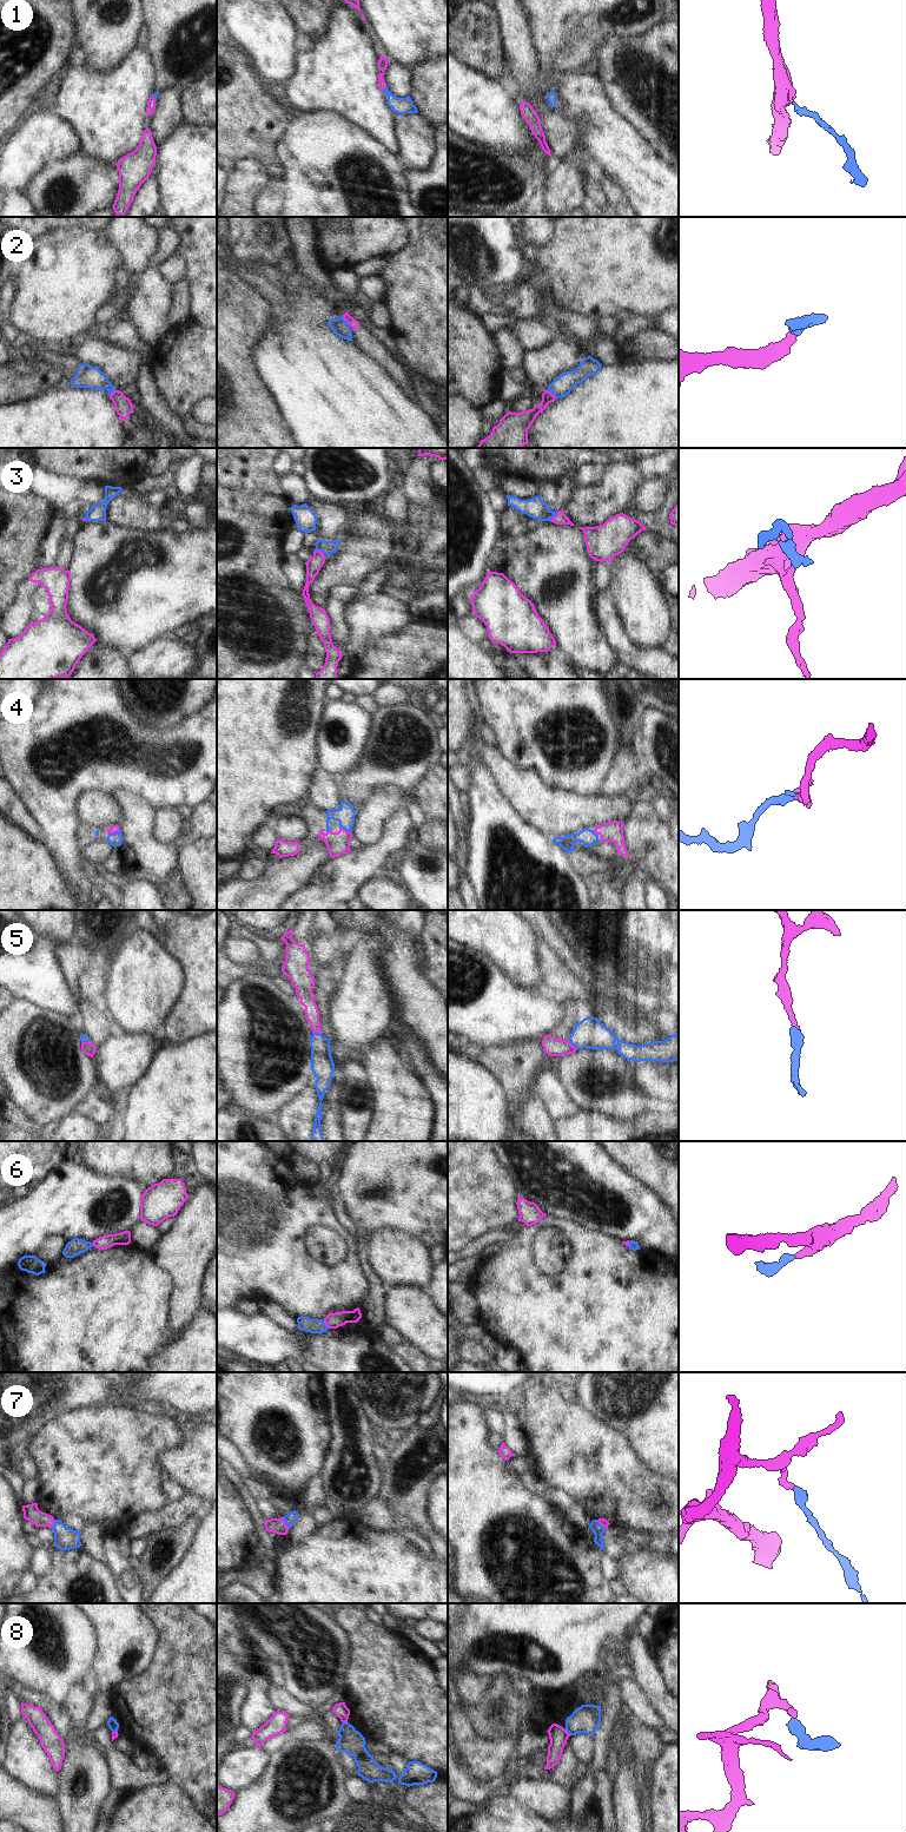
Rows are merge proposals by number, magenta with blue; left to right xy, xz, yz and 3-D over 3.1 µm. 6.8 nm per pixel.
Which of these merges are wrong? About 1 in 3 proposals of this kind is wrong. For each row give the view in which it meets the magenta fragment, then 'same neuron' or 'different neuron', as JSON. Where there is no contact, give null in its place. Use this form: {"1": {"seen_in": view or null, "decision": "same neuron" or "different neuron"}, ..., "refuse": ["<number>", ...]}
{"1": {"seen_in": "xz", "decision": "same neuron"}, "2": {"seen_in": "yz", "decision": "different neuron"}, "3": {"seen_in": "xz", "decision": "same neuron"}, "4": {"seen_in": "xy", "decision": "same neuron"}, "5": {"seen_in": "xz", "decision": "same neuron"}, "6": {"seen_in": "xz", "decision": "same neuron"}, "7": {"seen_in": "xz", "decision": "same neuron"}, "8": {"seen_in": "yz", "decision": "different neuron"}, "refuse": ["2", "8"]}

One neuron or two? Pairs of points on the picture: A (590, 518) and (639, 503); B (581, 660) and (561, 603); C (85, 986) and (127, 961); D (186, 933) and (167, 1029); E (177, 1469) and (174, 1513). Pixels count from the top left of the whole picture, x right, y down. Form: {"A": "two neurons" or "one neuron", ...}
{"A": "two neurons", "B": "one neuron", "C": "two neurons", "D": "one neuron", "E": "two neurons"}

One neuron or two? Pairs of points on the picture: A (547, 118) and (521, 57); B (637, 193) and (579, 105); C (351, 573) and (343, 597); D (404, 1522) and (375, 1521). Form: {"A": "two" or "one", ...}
{"A": "one", "B": "one", "C": "two", "D": "one"}

